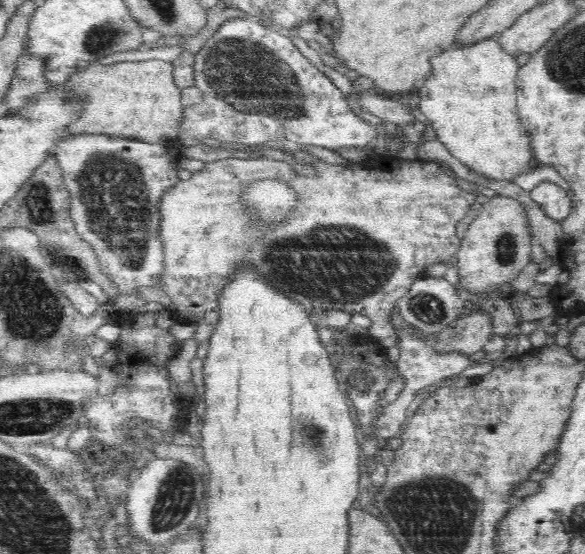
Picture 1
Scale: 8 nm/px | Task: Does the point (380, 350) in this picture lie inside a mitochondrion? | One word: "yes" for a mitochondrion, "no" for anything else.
no

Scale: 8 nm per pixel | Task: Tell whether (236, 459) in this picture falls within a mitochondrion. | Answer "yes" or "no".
no

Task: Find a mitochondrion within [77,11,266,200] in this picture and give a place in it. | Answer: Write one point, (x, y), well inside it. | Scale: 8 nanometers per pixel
(102, 36)

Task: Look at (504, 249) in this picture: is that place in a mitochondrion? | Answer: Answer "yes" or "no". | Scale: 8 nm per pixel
yes

